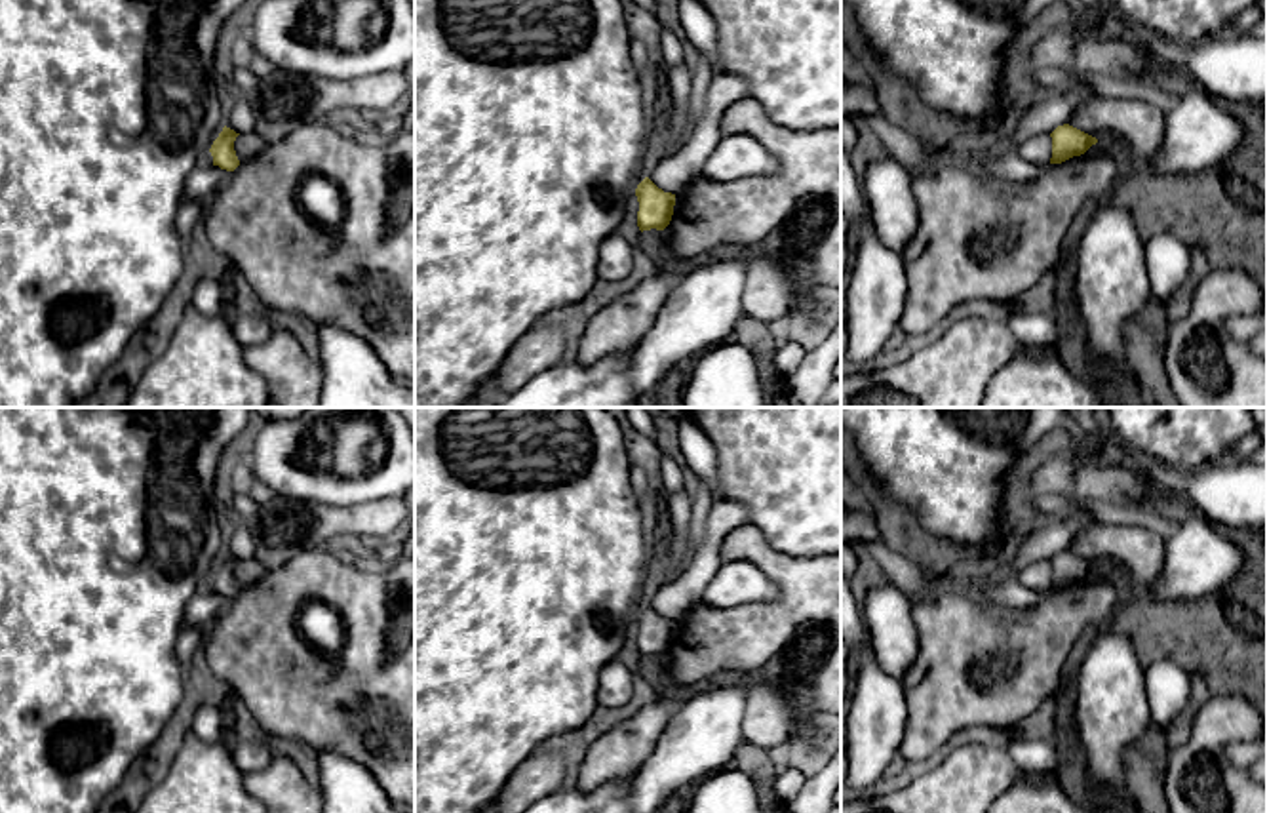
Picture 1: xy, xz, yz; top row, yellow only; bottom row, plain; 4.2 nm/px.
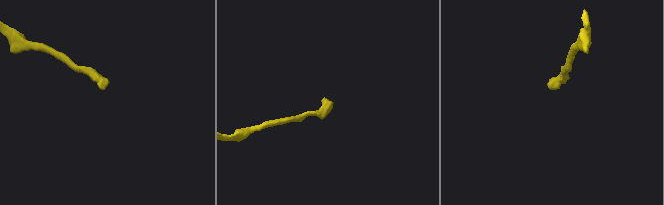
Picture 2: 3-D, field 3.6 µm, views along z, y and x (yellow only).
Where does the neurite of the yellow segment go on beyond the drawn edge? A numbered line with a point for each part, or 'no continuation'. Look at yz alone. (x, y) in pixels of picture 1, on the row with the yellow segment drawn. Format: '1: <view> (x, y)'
1: yz (1037, 149)

